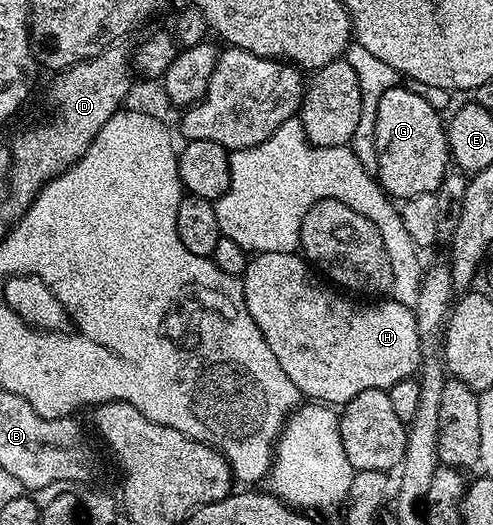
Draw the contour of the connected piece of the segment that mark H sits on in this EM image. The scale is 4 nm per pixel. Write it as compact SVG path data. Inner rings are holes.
M298 252L257 253L250 260L247 270L241 273L245 307L249 307L253 323L257 323L261 335L265 335L269 351L277 355L277 363L281 363L285 375L293 379L304 398L339 407L361 395L361 391L389 390L394 384L414 378L420 372L423 356L412 306L402 305L393 299L379 299L371 303L375 305L358 305L350 301L355 299L320 280L312 266Z

